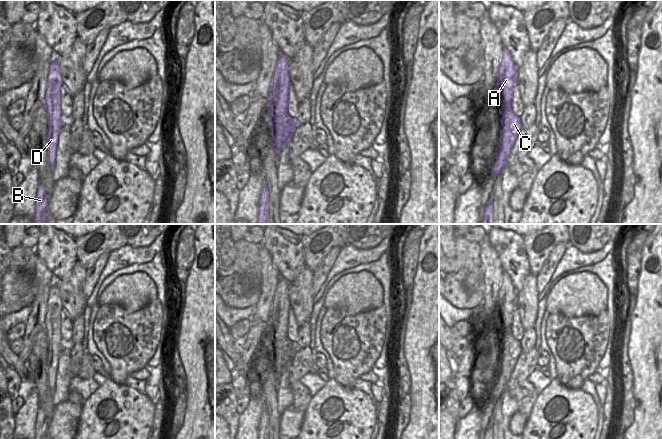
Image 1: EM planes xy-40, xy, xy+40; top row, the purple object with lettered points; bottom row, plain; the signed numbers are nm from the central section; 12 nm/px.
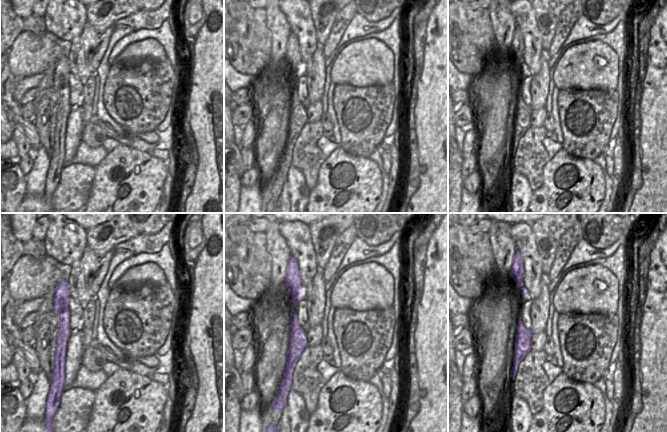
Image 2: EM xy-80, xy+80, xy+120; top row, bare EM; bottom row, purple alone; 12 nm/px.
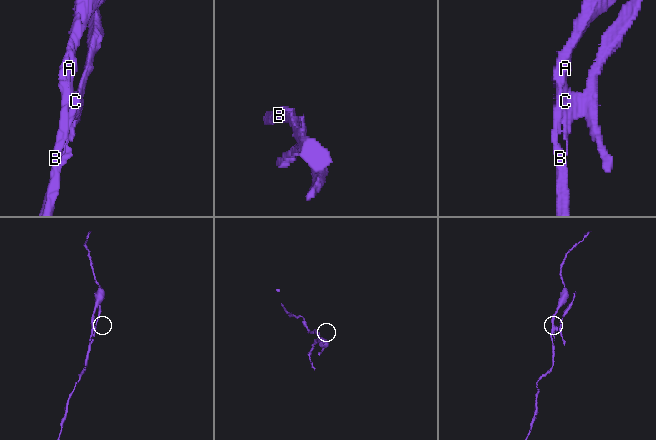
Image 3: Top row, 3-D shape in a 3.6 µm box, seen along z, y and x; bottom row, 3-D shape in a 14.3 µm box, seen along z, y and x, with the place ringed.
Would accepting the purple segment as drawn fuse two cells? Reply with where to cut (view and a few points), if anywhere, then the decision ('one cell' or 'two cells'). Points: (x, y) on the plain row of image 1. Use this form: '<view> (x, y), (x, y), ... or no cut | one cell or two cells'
xy (286, 332), (284, 346), (286, 363), (282, 370) | two cells

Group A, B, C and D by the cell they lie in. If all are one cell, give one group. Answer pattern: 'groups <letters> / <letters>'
groups A B D / C

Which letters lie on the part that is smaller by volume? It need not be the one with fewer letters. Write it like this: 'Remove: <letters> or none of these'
Remove: C

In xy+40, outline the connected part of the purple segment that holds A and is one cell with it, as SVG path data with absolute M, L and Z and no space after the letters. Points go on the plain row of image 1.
M507 273L502 276L497 298L498 321L502 327L501 346L506 346L512 329L513 312L517 309L517 290Z

